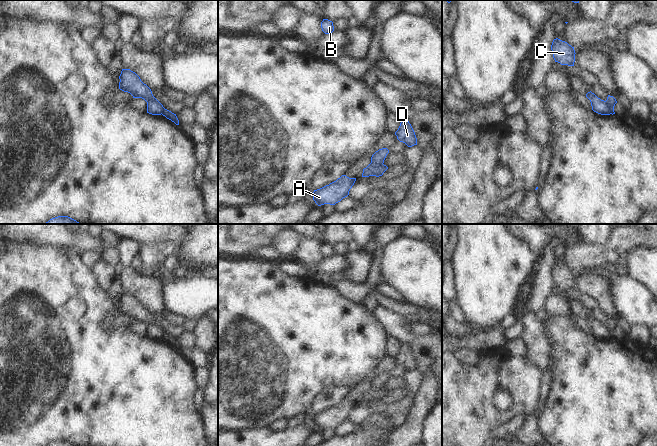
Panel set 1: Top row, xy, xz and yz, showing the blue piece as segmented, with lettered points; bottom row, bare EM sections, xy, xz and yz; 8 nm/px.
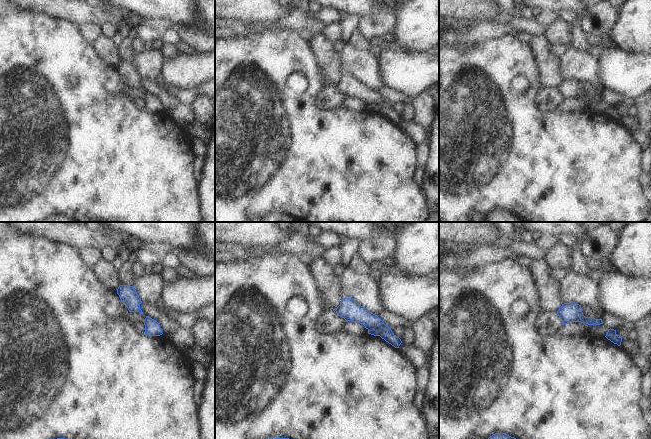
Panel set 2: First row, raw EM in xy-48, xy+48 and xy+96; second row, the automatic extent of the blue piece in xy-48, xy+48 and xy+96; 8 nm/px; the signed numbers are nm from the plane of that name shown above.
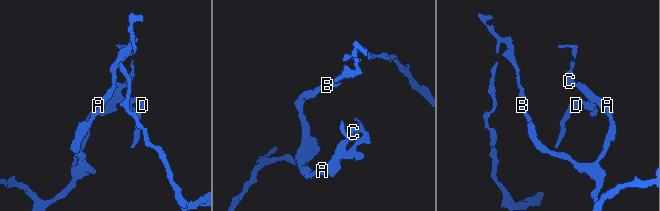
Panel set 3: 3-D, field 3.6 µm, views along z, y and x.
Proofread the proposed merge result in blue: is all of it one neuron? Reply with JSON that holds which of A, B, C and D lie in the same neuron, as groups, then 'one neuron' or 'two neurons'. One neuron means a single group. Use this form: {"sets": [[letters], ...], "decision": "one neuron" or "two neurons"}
{"sets": [["A", "B", "C"], ["D"]], "decision": "two neurons"}

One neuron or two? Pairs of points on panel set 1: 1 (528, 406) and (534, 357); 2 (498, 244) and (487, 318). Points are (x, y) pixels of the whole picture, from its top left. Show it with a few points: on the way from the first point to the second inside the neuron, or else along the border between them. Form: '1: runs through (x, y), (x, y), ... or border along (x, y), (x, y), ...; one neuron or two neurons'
1: border along (525, 356), (542, 371); two neurons
2: runs through (490, 262), (487, 280), (487, 300); one neuron

